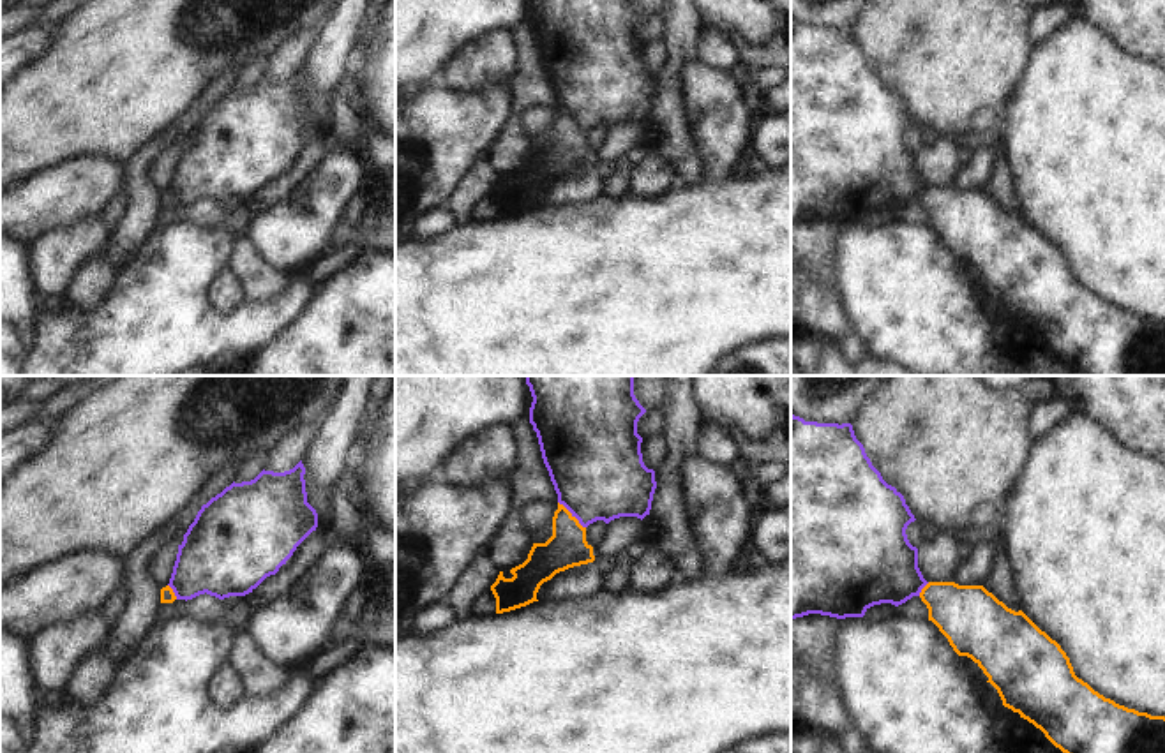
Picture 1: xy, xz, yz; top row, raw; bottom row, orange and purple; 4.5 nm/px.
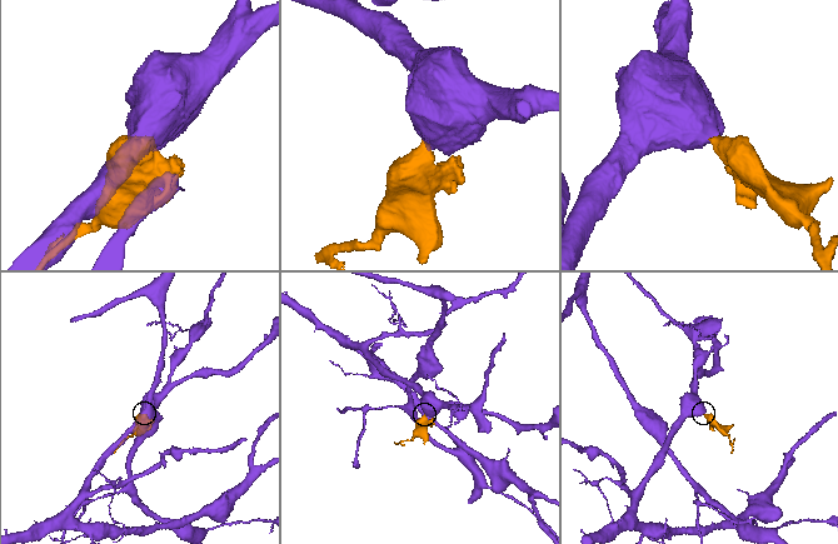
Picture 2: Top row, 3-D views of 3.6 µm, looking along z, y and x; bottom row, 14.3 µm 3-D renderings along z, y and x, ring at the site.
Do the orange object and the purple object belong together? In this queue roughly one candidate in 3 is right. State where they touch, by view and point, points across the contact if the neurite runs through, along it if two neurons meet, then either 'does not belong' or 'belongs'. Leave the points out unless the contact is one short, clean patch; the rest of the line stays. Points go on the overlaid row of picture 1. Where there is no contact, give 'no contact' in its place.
contact xz (571, 515); border xz (558, 501), (585, 528); does not belong

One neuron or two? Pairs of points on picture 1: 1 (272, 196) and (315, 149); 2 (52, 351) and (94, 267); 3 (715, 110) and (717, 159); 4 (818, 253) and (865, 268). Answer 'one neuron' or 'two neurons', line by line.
1: one neuron
2: two neurons
3: one neuron
4: two neurons

